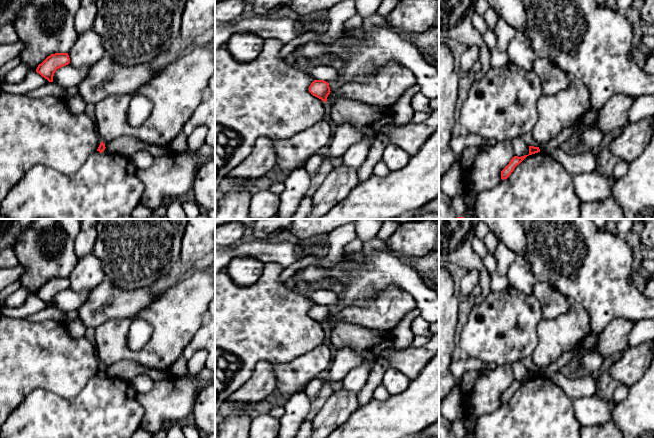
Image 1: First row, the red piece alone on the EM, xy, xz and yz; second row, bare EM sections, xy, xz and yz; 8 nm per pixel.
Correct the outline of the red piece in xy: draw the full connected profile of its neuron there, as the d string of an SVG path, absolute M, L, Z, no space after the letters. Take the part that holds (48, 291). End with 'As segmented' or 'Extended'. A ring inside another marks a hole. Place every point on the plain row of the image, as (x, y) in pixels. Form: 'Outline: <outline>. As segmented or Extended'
Outline: M55 277L48 280L41 288L38 289L36 296L49 306L53 306L53 300L57 293L70 287L68 277Z. As segmented

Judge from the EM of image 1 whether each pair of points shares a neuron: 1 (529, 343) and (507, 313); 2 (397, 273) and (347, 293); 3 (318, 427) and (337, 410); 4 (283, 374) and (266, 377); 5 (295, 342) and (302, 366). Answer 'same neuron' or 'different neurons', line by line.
1: same neuron
2: same neuron
3: same neuron
4: different neurons
5: different neurons

